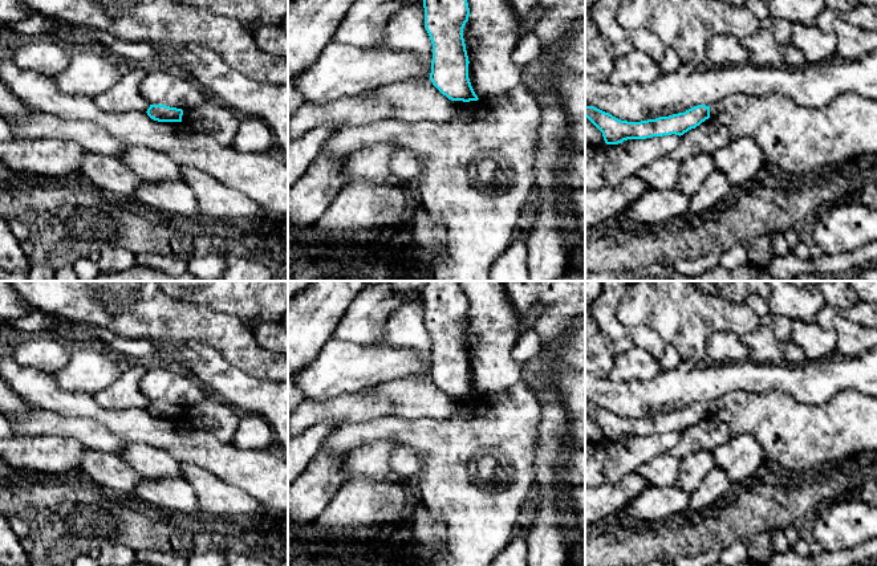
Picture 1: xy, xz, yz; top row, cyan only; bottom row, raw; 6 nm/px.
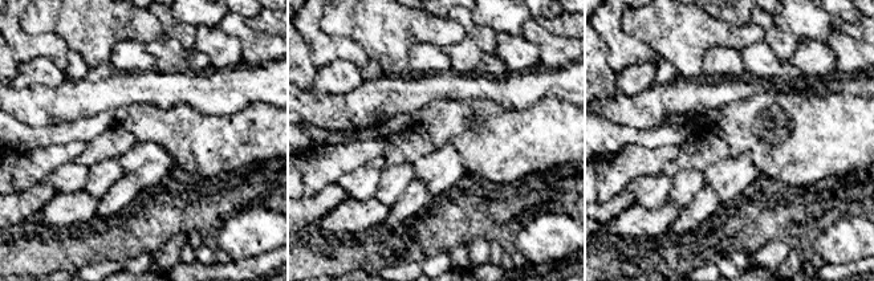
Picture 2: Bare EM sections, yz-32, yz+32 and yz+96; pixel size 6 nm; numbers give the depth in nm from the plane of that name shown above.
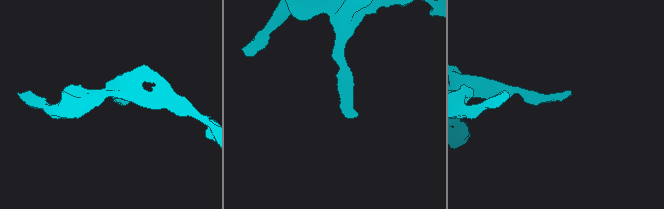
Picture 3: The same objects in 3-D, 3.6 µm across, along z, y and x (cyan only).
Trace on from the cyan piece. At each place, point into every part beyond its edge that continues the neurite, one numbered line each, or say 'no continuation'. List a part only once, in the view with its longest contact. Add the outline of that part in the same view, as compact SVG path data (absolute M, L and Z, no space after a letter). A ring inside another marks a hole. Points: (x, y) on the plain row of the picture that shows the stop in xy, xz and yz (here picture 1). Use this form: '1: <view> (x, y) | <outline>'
no continuation

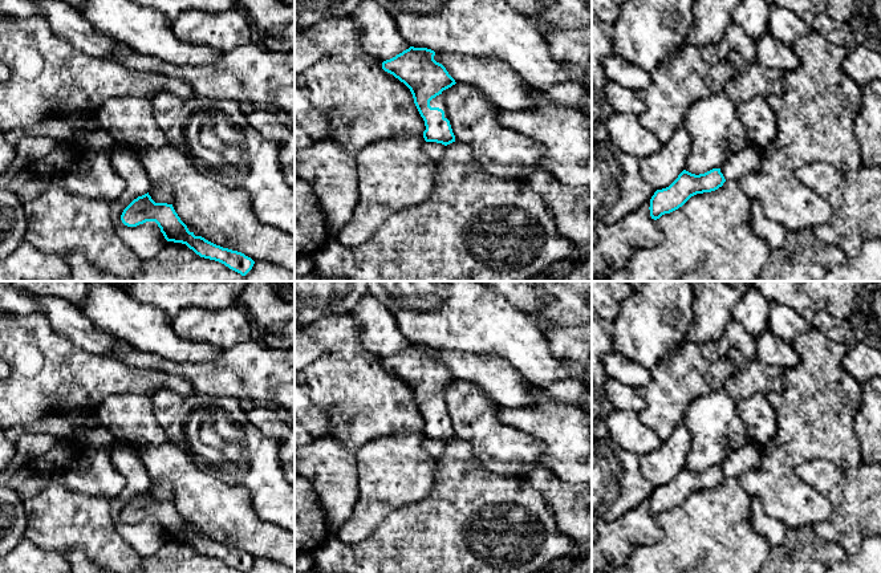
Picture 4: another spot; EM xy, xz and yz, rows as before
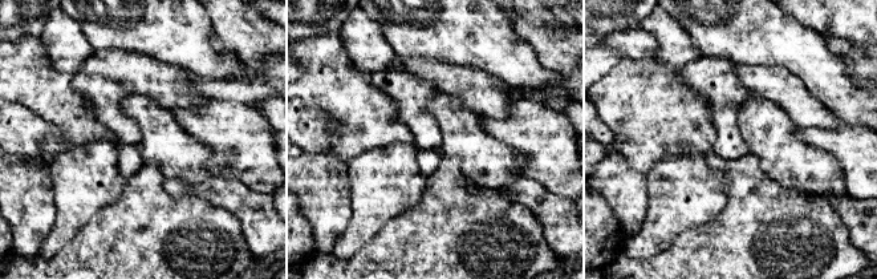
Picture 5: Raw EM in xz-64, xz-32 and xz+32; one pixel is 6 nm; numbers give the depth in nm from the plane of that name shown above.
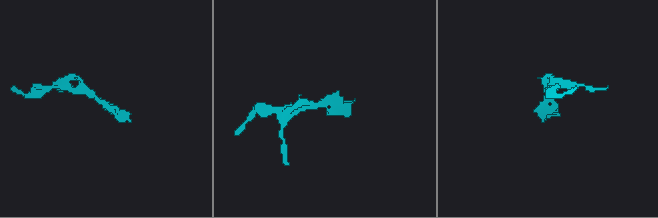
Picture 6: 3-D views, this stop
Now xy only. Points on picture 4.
no continuation

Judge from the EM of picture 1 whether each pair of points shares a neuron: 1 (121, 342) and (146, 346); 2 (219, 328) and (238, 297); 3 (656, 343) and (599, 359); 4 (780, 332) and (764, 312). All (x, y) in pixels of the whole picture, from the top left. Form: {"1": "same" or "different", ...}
{"1": "same", "2": "different", "3": "different", "4": "same"}

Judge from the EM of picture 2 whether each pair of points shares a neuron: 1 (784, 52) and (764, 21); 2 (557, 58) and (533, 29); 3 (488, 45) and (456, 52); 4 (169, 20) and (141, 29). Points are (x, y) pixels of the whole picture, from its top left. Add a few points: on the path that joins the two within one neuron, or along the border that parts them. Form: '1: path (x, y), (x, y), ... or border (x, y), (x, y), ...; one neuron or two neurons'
1: path (783, 44), (771, 29); one neuron
2: path (555, 52), (540, 36); one neuron
3: border (467, 35), (484, 52), (494, 53); two neurons
4: border (151, 13), (159, 21), (165, 33); two neurons

